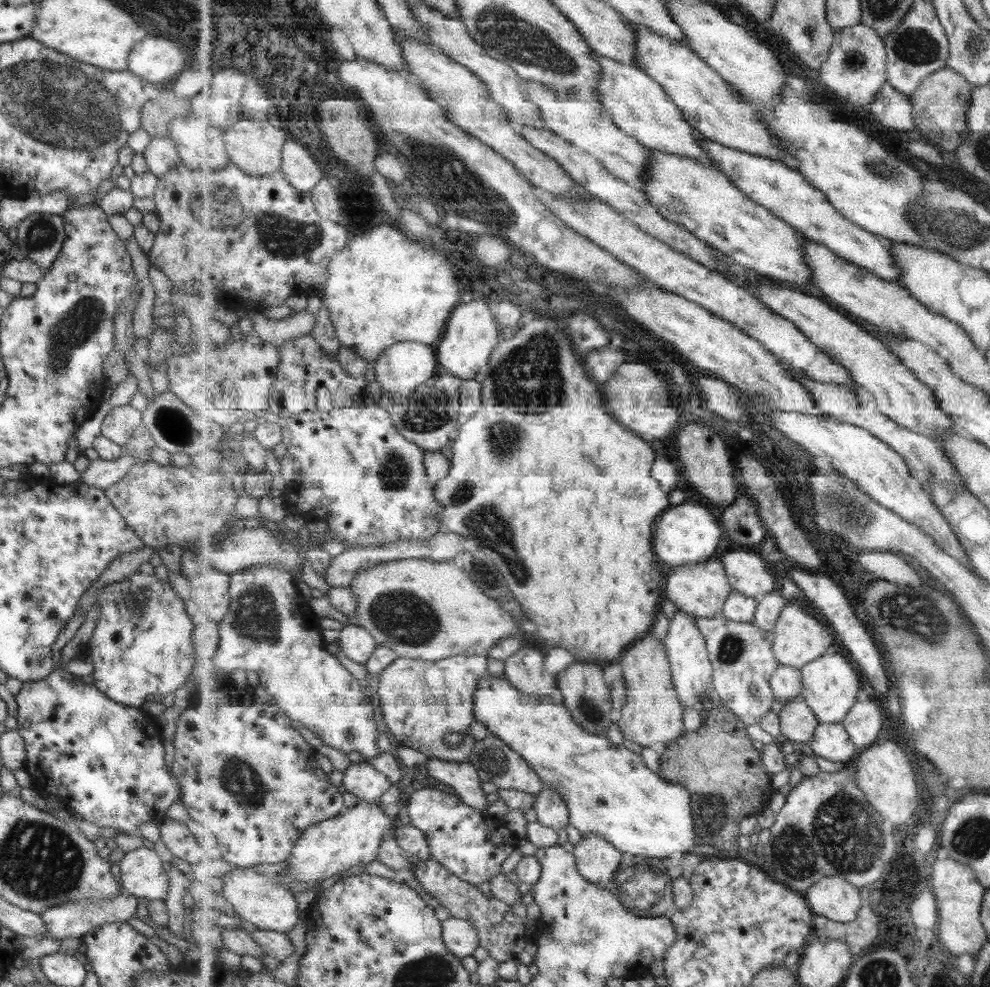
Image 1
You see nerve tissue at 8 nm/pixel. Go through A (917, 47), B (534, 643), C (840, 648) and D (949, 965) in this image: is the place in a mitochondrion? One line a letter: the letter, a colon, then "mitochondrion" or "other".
A: mitochondrion
B: other
C: other
D: other

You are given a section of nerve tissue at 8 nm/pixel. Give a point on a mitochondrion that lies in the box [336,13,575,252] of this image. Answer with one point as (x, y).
(501, 211)

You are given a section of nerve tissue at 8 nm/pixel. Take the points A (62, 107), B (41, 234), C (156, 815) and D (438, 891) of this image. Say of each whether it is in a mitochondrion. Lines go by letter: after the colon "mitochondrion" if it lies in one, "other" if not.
A: mitochondrion
B: mitochondrion
C: other
D: other

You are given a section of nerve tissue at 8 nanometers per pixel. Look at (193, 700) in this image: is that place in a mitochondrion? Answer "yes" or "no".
no

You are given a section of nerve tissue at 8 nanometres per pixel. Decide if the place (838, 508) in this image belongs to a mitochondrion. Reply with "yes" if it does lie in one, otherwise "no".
yes

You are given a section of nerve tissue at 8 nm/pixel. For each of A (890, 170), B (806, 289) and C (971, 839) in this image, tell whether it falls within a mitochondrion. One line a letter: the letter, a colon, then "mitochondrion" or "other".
A: mitochondrion
B: other
C: mitochondrion

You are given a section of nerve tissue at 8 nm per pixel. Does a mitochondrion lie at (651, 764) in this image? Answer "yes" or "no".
no

